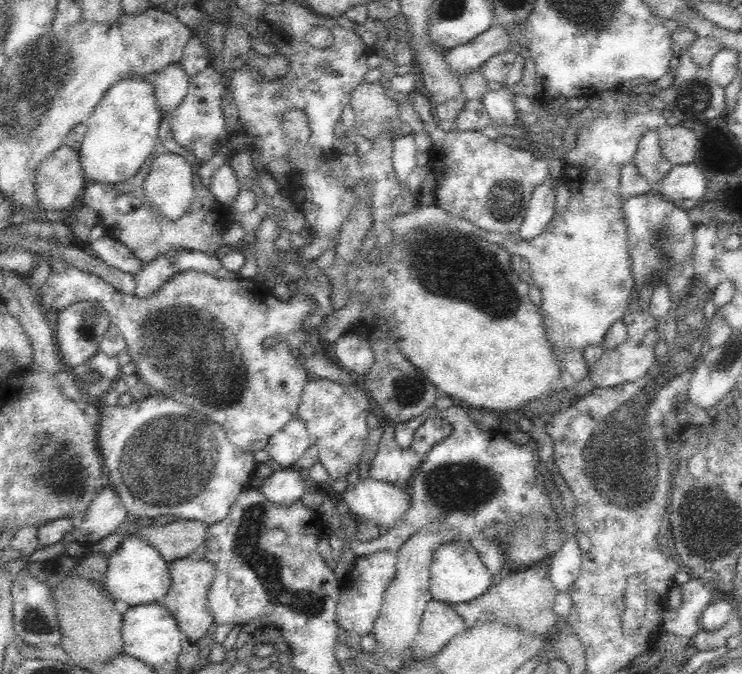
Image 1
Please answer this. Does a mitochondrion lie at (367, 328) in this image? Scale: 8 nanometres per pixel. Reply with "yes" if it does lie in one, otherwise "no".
no

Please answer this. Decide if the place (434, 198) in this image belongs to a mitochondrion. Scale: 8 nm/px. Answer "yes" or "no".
no

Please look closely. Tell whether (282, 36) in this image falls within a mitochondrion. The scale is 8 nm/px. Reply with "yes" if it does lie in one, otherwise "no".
no

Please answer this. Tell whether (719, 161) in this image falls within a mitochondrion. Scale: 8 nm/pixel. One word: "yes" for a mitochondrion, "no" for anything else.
no

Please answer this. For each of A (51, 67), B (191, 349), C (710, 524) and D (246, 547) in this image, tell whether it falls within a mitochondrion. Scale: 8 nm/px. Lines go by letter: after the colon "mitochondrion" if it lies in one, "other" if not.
A: mitochondrion
B: mitochondrion
C: mitochondrion
D: mitochondrion

